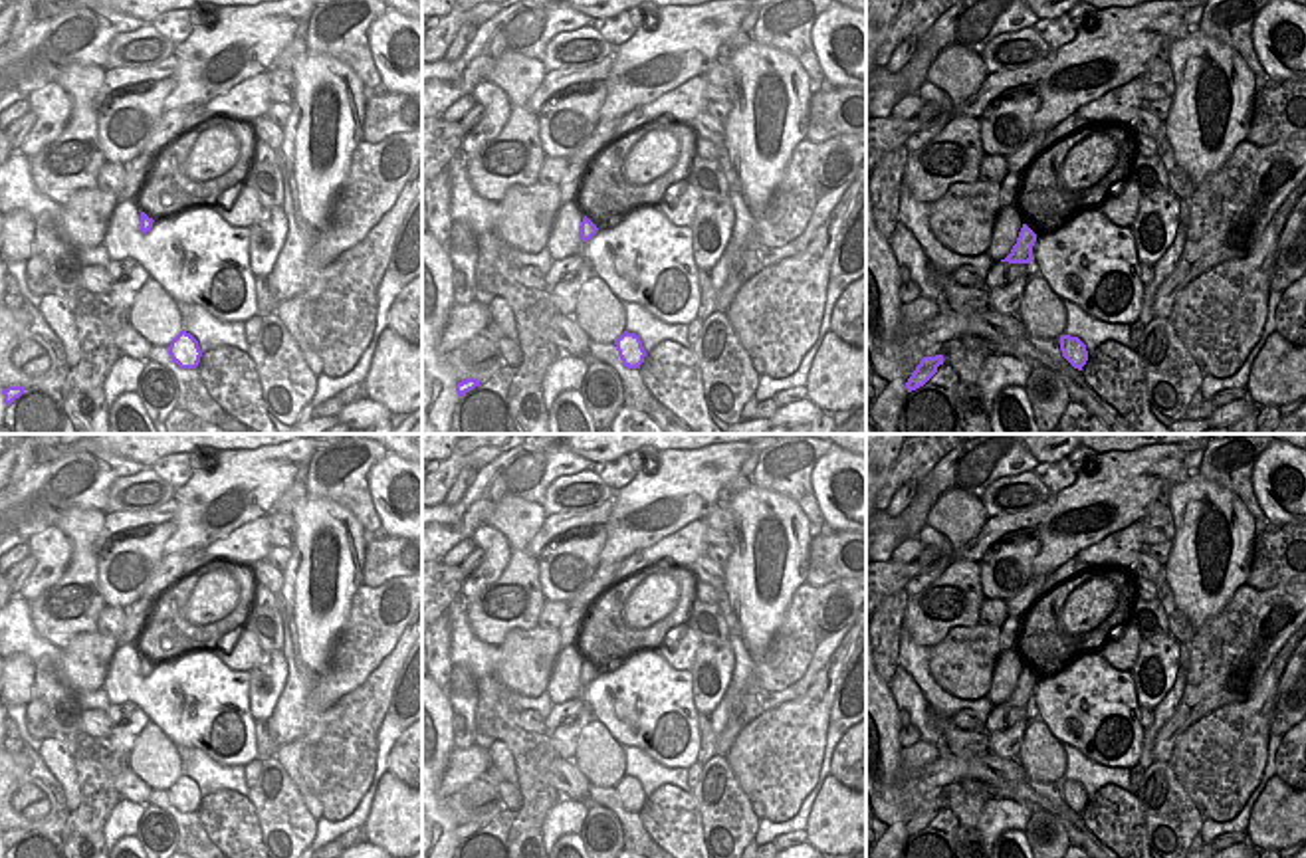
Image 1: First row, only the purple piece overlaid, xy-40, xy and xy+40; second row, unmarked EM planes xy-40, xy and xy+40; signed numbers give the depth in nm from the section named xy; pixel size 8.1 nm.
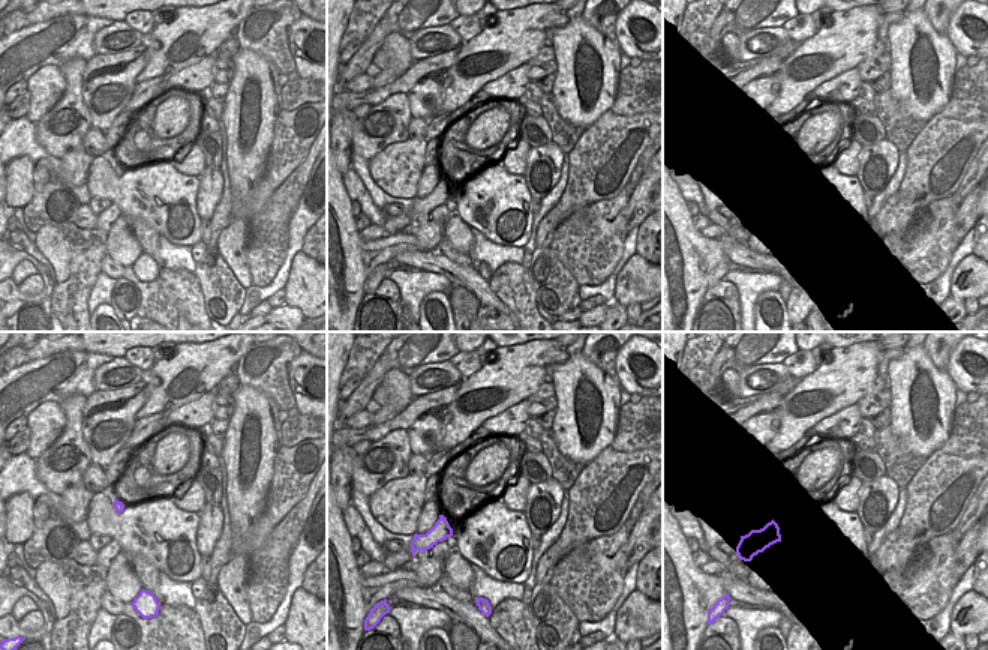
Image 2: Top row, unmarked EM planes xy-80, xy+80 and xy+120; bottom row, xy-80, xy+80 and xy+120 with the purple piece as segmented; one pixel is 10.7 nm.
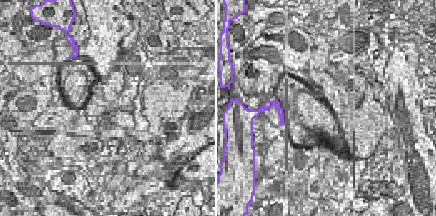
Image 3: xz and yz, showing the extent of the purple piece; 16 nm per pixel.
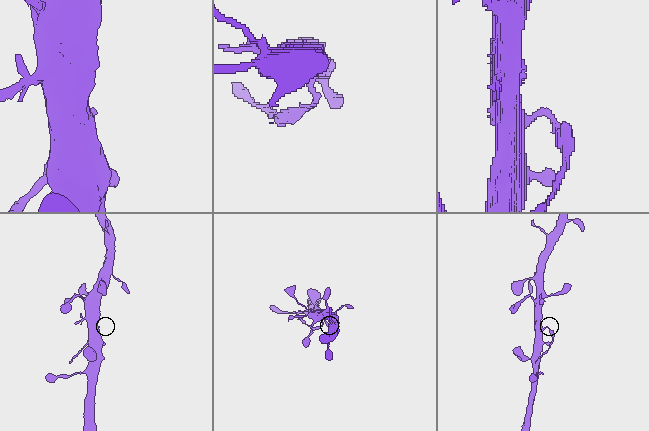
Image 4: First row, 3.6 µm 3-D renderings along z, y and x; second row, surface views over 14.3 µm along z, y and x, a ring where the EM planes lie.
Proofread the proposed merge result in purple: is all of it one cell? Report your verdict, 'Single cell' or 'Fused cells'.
Fused cells

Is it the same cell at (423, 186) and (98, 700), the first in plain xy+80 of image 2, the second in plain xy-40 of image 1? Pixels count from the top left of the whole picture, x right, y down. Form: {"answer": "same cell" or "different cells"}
{"answer": "different cells"}

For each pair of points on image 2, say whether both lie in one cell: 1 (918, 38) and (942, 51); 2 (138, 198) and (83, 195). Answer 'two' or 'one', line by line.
1: one
2: two

